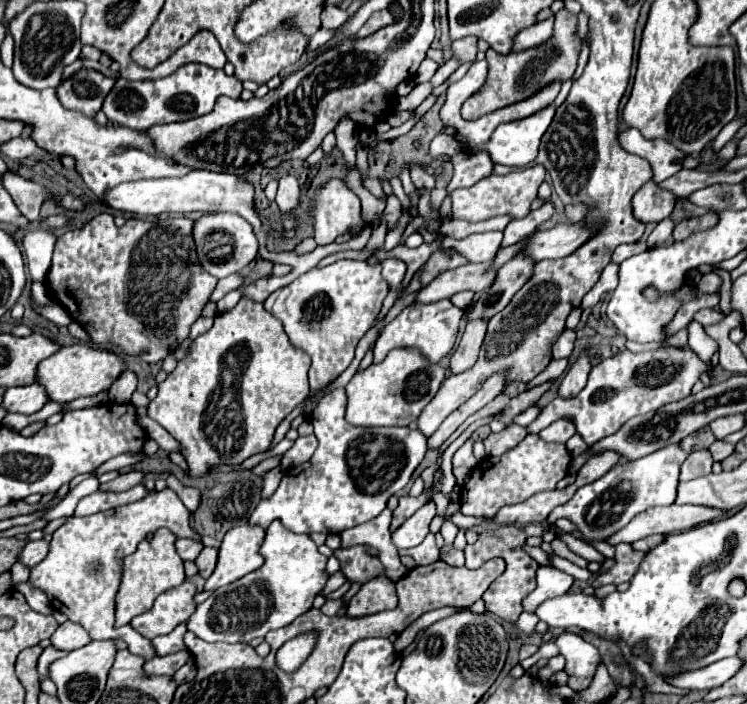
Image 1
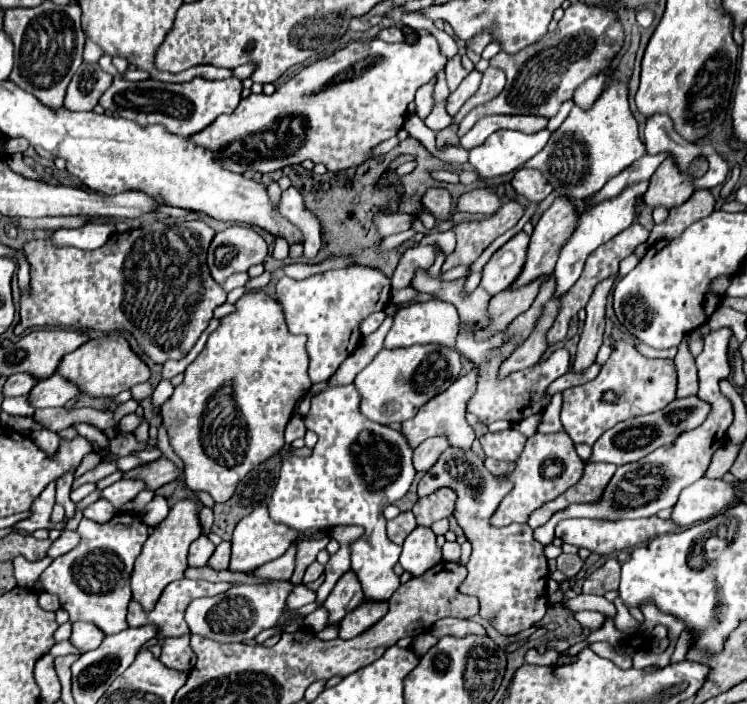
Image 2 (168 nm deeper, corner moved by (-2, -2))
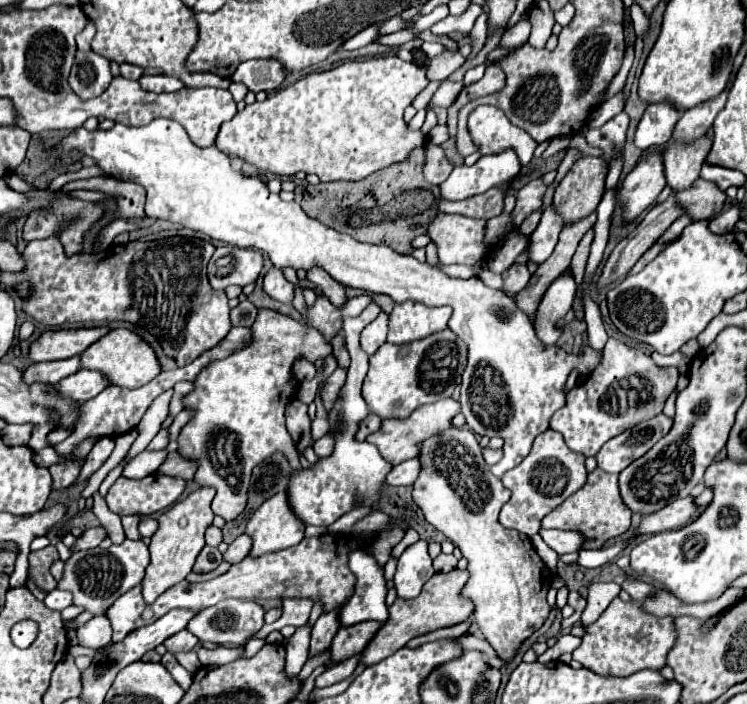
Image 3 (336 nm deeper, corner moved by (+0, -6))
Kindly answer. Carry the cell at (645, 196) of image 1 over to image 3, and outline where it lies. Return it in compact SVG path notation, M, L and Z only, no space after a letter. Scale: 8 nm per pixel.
M702 136L702 140L696 140L694 144L674 144L664 154L664 176L666 184L674 192L688 190L698 178L704 158L708 156L708 150L712 146L712 140Z

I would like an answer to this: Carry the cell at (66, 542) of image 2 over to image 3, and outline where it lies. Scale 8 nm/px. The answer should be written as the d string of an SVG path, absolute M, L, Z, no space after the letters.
M98 526L98 528L90 528L90 530L84 530L82 536L76 538L76 544L70 548L70 552L74 554L74 552L80 552L80 550L94 548L94 546L98 546L98 544L104 540L104 536L106 536L106 530L104 530L102 526Z

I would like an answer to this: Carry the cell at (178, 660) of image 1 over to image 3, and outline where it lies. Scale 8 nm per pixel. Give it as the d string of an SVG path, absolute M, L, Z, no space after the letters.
M182 630L182 632L174 634L174 636L170 636L164 642L164 646L166 646L166 650L170 654L178 654L178 652L190 652L190 650L194 650L196 642L198 642L196 636L192 636L188 630Z

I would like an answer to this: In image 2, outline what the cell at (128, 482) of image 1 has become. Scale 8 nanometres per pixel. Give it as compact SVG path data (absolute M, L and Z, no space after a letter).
M166 456L146 464L144 468L128 472L128 474L132 474L132 478L142 478L148 484L150 490L156 490L156 488L160 488L160 486L164 486L164 484L168 484L168 482L182 476L178 466L172 460L168 460Z

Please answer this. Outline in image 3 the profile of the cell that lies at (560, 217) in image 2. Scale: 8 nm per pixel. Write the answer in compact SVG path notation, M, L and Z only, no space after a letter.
M584 156L572 166L572 170L554 190L552 200L556 214L564 220L564 226L582 220L596 210L604 194L606 174L608 174L606 162L594 156Z

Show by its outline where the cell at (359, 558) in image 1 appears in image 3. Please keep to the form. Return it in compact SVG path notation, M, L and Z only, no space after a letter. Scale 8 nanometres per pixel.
M334 608L334 612L332 612L332 610L330 610L330 612L324 612L324 614L316 620L316 624L314 624L314 628L312 628L310 656L318 654L318 652L322 652L322 650L326 650L326 648L330 646L334 634L336 634L338 628L340 628L338 618L340 618L340 608Z

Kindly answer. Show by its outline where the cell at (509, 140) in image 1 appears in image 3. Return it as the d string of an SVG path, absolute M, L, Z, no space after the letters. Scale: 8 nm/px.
M508 148L500 154L482 156L472 166L456 166L440 186L444 200L464 200L512 180L522 170L518 154Z

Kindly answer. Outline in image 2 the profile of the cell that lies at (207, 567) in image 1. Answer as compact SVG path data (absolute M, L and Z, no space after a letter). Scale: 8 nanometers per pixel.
M222 542L222 544L216 548L216 552L212 554L212 558L210 558L208 566L216 568L216 570L226 570L226 568L228 568L228 564L230 564L230 554L232 554L230 546L232 546L230 542Z

